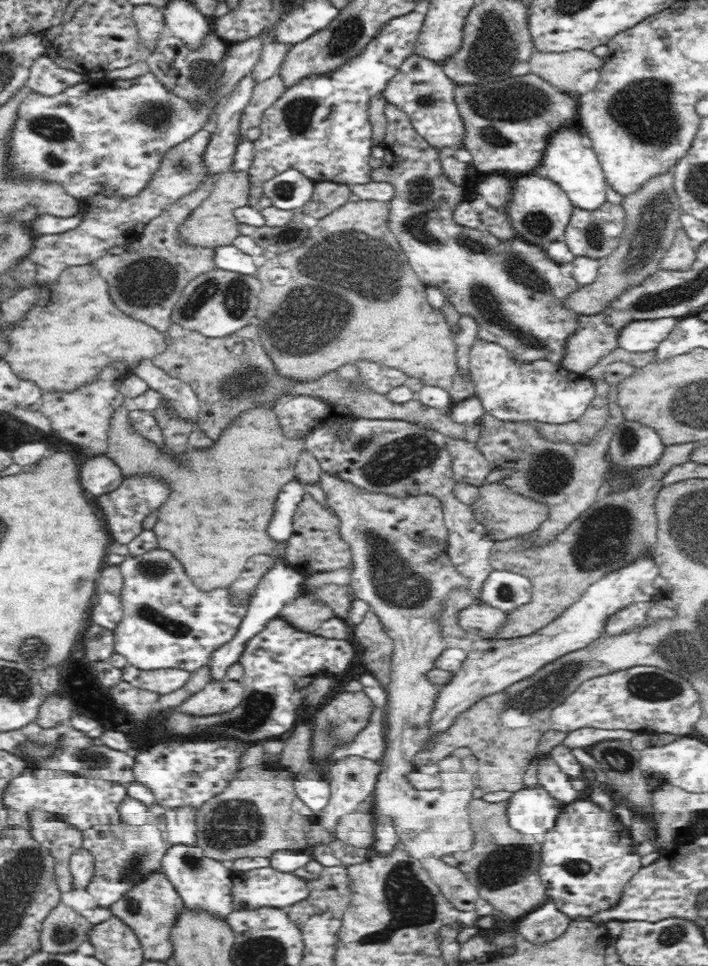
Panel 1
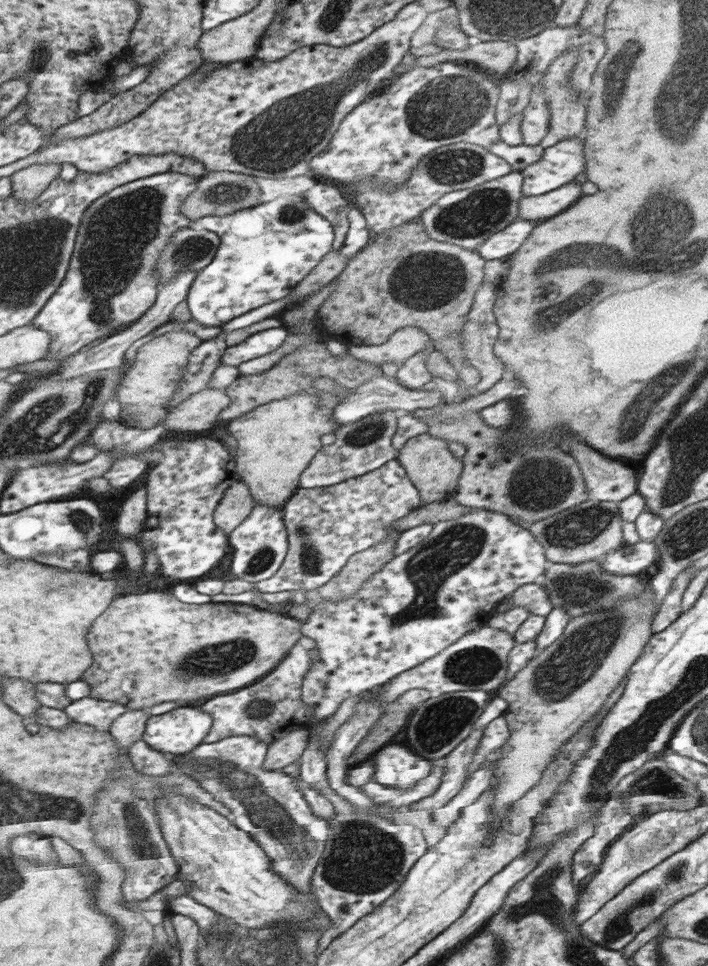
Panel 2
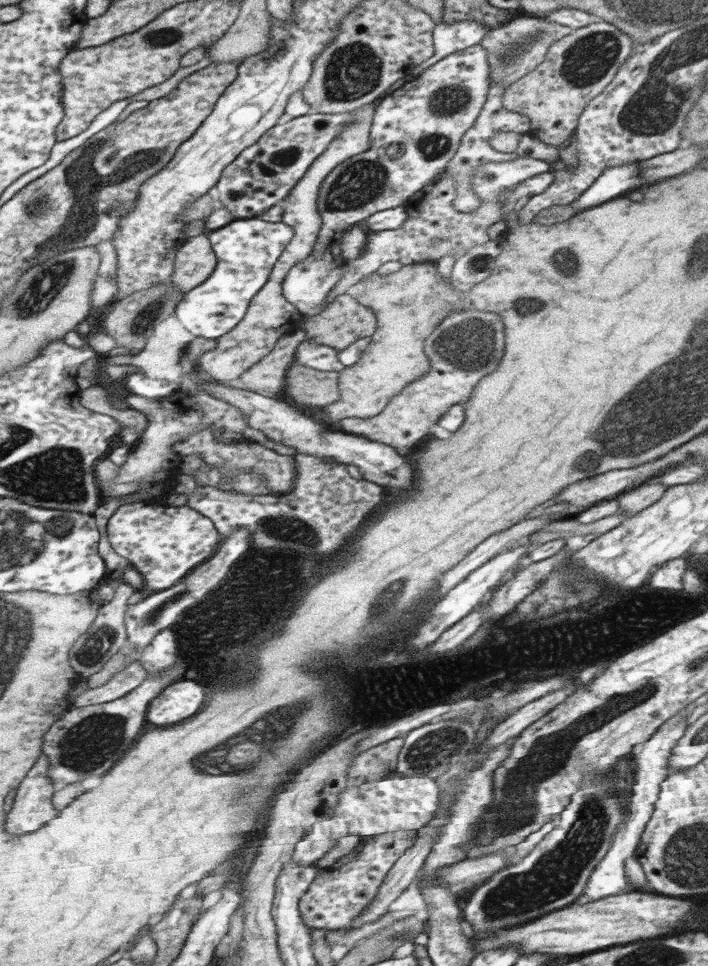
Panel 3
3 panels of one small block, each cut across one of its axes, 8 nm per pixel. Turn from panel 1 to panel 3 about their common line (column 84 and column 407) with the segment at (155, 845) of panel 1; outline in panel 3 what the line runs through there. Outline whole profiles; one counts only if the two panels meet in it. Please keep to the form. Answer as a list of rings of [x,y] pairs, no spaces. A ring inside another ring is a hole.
[[[389,832],[383,836],[367,838],[355,846],[355,850],[343,856],[335,866],[321,870],[317,880],[311,884],[309,892],[301,900],[301,920],[309,930],[329,930],[339,932],[351,928],[351,922],[361,916],[361,912],[375,900],[385,874],[393,868],[397,858],[405,854],[415,842],[415,832]]]

